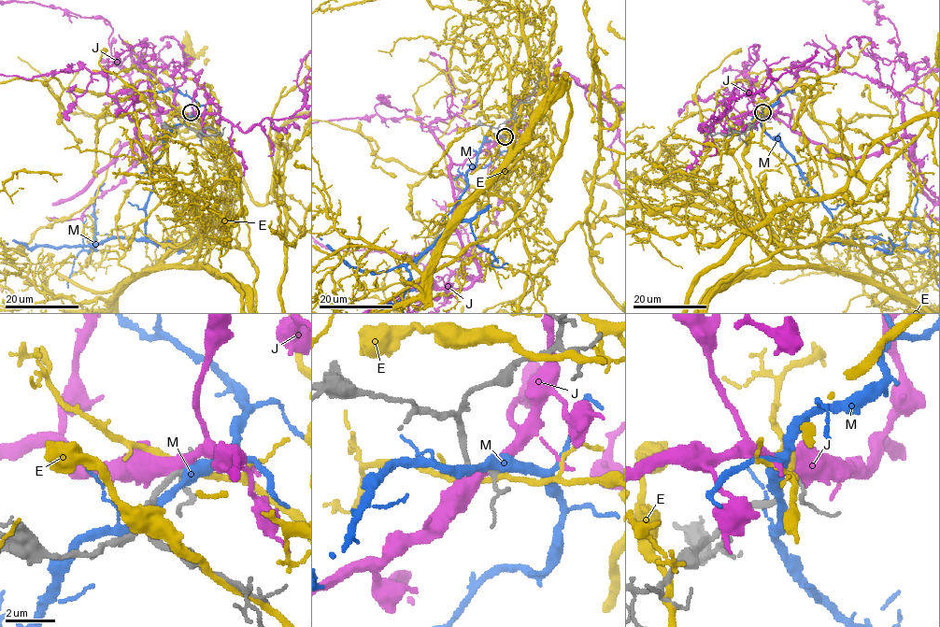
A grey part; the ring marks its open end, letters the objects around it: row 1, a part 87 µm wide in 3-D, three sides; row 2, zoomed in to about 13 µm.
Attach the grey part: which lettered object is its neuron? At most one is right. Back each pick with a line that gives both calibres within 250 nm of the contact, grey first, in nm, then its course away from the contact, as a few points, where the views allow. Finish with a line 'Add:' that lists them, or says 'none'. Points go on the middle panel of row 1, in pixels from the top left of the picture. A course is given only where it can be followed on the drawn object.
Add: none

